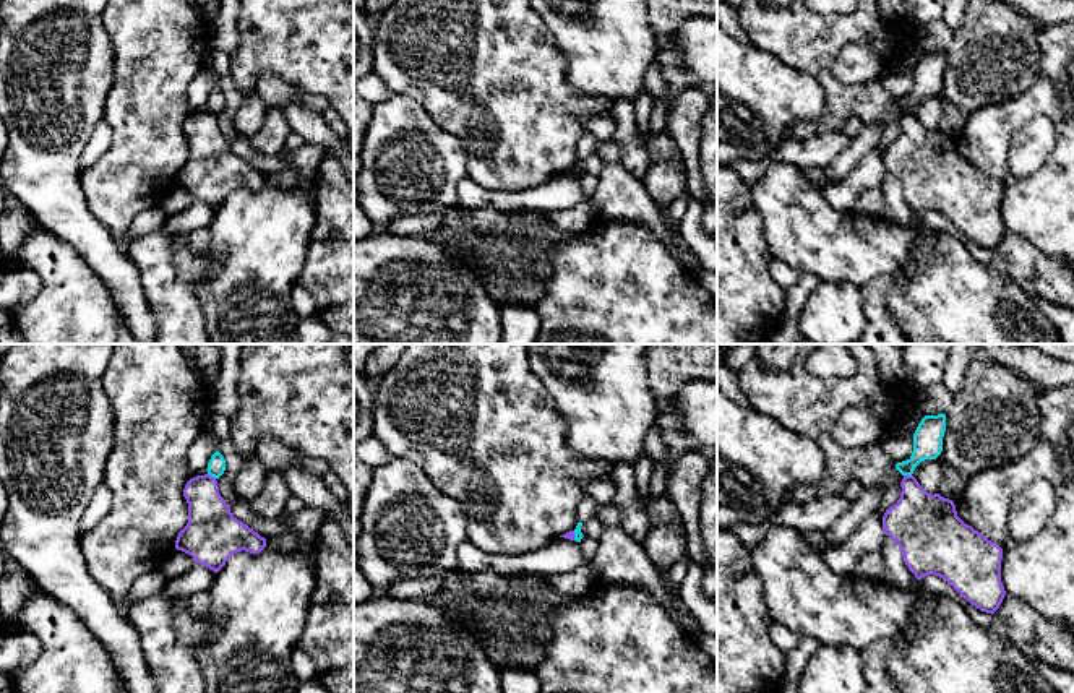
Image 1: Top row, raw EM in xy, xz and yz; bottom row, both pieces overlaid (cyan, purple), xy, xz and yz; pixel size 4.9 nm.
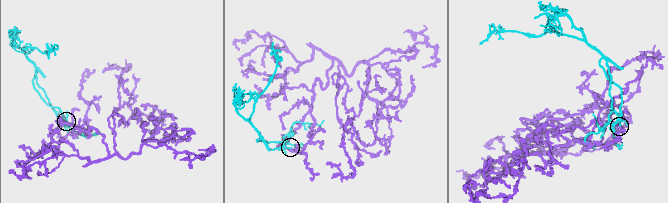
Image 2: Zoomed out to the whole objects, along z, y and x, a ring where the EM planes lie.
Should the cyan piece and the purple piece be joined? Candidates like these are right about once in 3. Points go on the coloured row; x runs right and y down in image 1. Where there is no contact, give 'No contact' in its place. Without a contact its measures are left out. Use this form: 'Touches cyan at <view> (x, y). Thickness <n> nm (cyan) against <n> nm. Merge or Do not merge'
Touches cyan at xy (211, 476). Thickness 90 nm (cyan) against 240 nm. Do not merge

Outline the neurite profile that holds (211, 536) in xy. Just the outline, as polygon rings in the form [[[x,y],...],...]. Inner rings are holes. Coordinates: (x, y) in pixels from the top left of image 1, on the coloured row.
[[[209,474],[190,479],[183,489],[188,523],[178,532],[175,549],[214,573],[237,552],[260,553],[266,539],[238,521]]]

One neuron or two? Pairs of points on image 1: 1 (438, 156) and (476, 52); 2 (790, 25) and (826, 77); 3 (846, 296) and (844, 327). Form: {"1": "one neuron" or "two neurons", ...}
{"1": "two neurons", "2": "one neuron", "3": "one neuron"}

